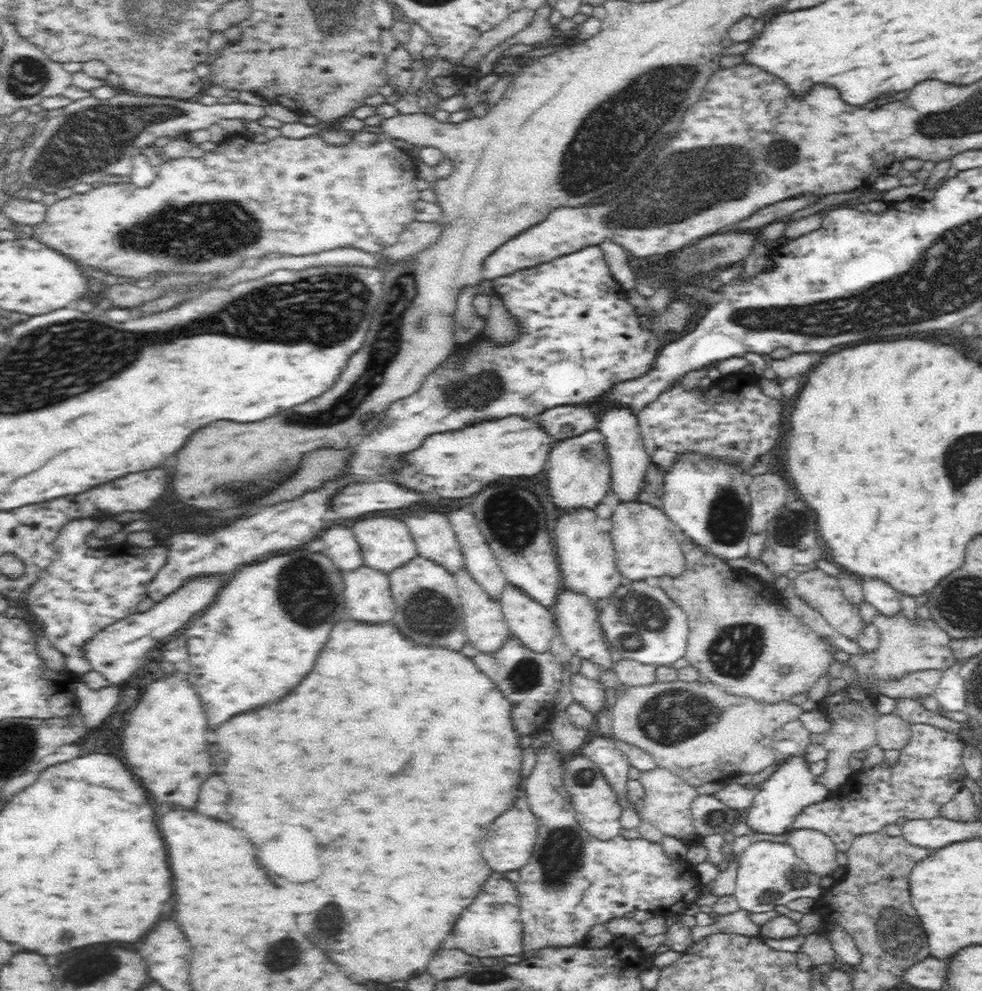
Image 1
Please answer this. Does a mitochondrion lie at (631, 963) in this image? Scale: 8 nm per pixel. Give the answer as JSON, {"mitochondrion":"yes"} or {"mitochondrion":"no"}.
{"mitochondrion":"no"}

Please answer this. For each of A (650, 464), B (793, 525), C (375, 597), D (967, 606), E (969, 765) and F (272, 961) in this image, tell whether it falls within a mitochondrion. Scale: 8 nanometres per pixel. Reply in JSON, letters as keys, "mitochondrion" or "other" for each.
{"A":"other","B":"mitochondrion","C":"other","D":"mitochondrion","E":"other","F":"mitochondrion"}

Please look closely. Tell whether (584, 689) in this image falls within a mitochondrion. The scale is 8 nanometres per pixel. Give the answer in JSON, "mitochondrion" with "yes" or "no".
{"mitochondrion":"no"}

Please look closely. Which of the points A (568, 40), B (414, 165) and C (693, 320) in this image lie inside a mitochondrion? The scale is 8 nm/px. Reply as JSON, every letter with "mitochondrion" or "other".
{"A":"other","B":"other","C":"other"}

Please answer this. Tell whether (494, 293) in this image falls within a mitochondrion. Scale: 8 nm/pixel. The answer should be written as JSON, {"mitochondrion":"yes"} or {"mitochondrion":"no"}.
{"mitochondrion":"no"}

